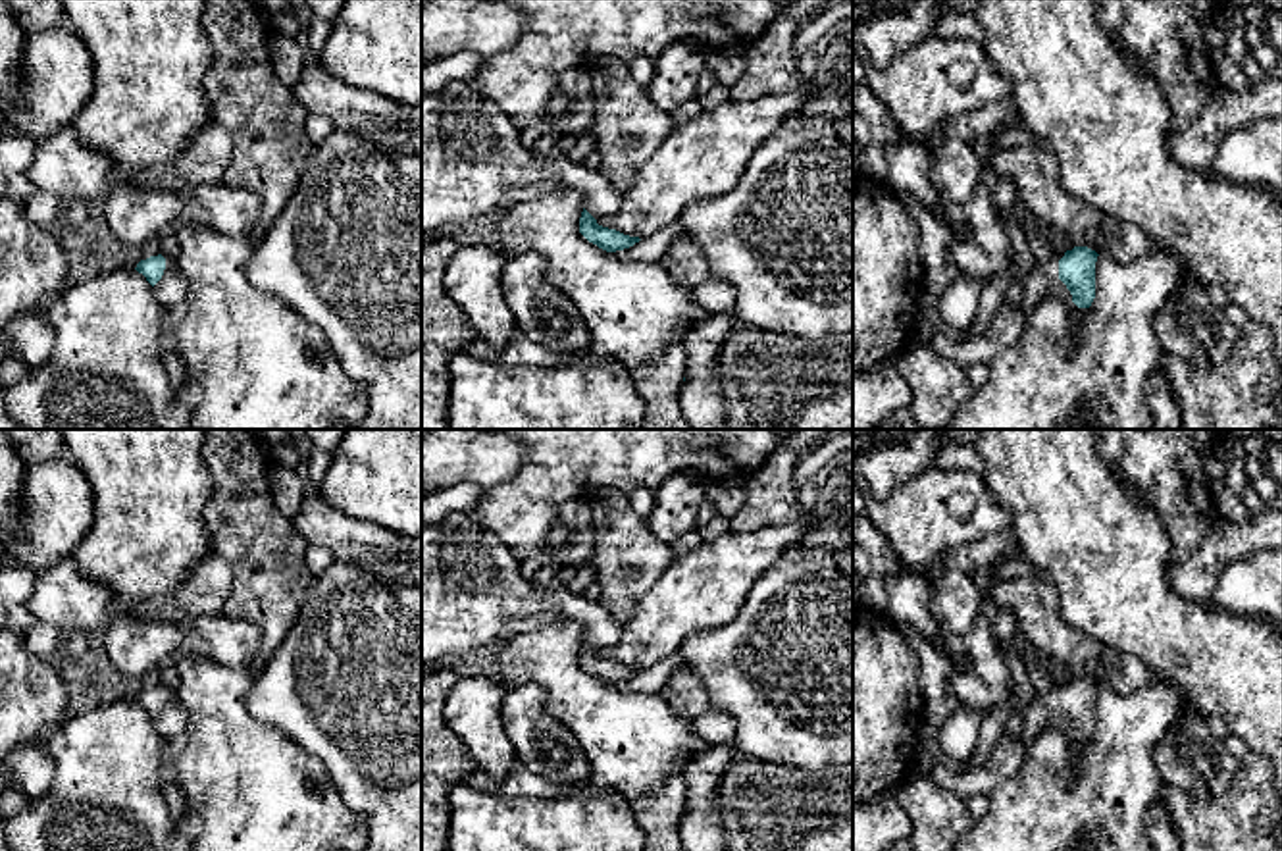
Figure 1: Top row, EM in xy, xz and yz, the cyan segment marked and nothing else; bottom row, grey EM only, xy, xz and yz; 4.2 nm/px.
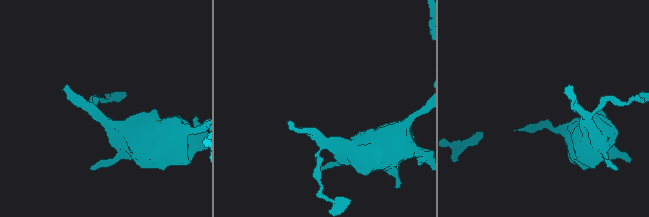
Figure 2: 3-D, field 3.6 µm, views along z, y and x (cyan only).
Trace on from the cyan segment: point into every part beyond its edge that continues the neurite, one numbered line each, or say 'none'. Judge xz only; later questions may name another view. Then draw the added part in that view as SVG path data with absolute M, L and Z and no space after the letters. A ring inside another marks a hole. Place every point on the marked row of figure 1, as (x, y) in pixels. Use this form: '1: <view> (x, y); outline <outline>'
1: xz (474, 162); outline M449 83L422 96L422 235L560 191L579 191L585 210L595 219L622 206L622 194L601 171L566 154L537 158L529 152L520 139L520 129L477 90L475 83Z

